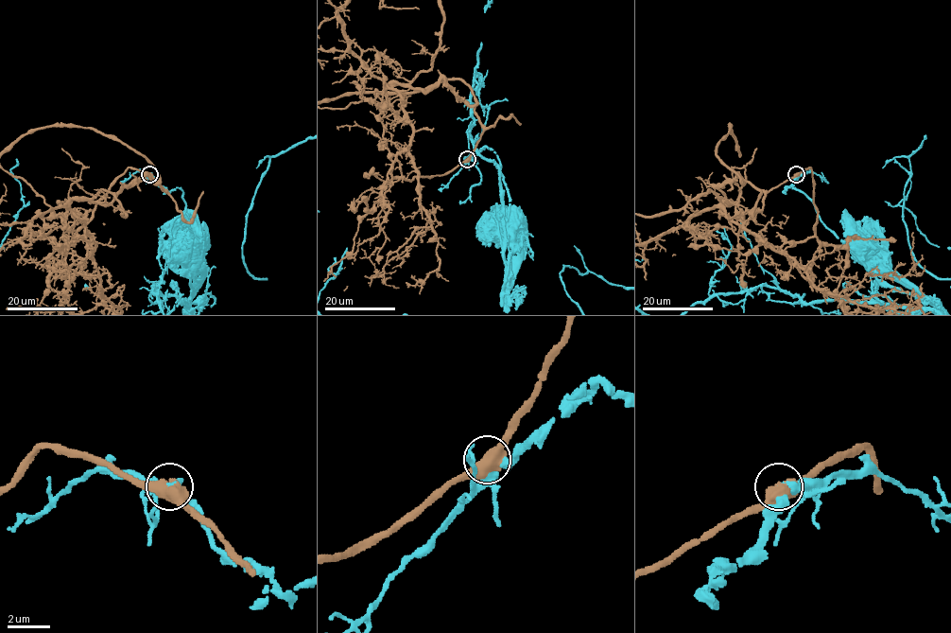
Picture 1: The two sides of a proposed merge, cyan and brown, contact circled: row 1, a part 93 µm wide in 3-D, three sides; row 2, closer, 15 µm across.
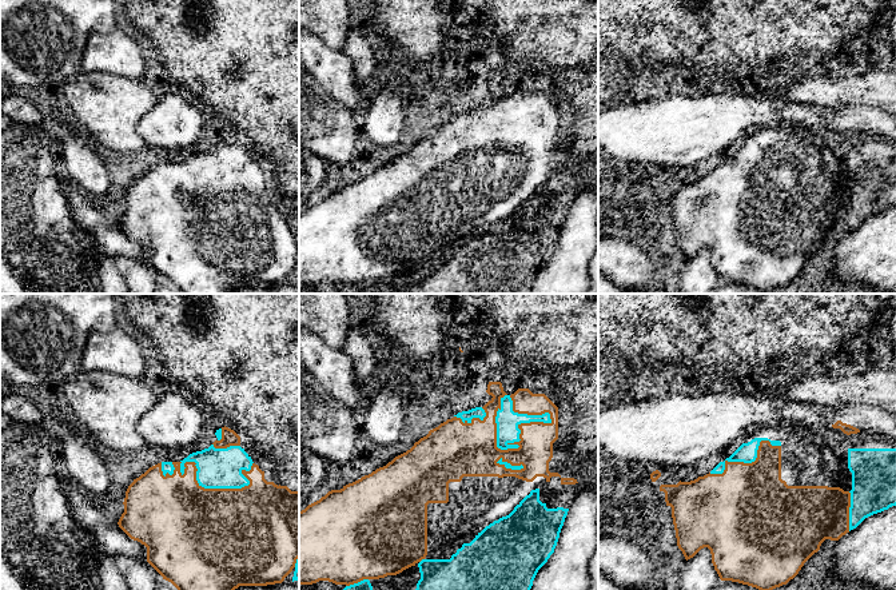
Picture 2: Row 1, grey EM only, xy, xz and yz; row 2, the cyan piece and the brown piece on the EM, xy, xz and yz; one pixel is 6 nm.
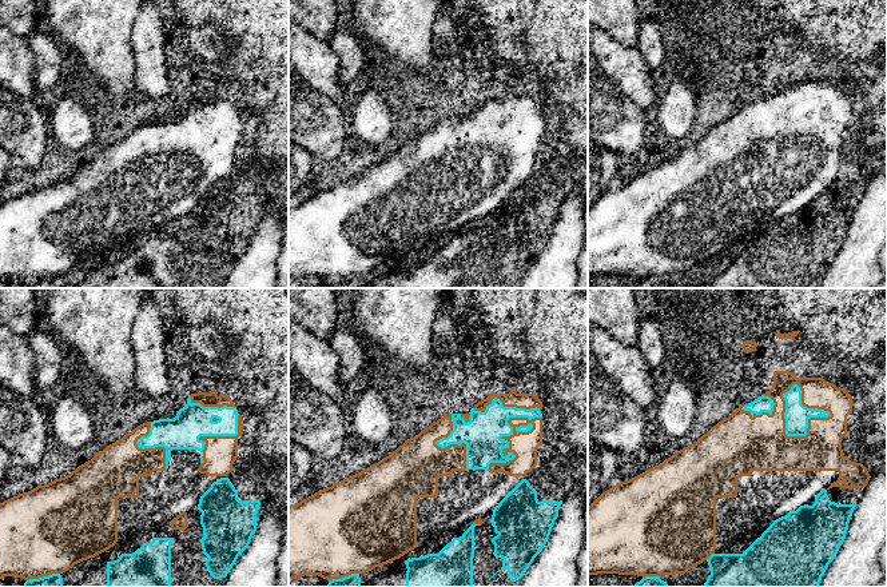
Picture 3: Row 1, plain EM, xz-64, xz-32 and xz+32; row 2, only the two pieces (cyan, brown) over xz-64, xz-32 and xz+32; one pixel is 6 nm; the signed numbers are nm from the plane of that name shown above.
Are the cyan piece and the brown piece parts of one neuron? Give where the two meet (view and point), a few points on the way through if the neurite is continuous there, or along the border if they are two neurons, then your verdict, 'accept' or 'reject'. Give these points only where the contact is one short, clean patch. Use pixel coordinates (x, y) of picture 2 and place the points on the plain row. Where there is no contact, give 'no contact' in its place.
xz (520, 132) | reject

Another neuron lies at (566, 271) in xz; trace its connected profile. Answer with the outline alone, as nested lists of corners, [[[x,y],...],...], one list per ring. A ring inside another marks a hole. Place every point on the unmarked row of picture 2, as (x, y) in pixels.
[[[598,190],[581,191],[569,208],[554,254],[538,271],[530,294],[586,294],[590,287],[589,263],[598,248]]]

